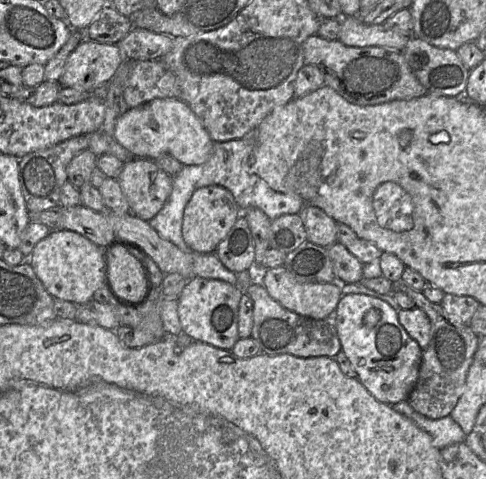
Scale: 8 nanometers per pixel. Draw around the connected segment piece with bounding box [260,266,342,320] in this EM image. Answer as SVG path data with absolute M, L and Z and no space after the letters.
M284 266L263 270L260 282L281 306L316 320L332 313L342 296L340 283L299 282Z

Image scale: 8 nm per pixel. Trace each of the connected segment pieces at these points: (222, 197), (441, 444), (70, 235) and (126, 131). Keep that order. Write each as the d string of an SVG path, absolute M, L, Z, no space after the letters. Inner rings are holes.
M218 185L200 187L195 190L186 204L182 220L182 237L190 249L197 253L211 254L226 236L243 211L232 194Z
M407 400L390 406L426 431L432 438L432 445L439 450L455 443L465 442L466 434L450 415L440 419L429 419L416 412Z
M52 230L37 242L28 258L35 274L53 297L76 305L89 301L102 285L102 259L97 245L70 230Z
M179 98L155 99L136 108L128 108L118 119L113 137L134 158L154 160L160 156L171 156L183 166L205 163L214 146L202 122Z

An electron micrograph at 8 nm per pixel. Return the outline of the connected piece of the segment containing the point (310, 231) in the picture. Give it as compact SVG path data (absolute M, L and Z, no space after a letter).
M304 205L298 213L302 219L307 241L322 247L329 247L337 240L336 221L322 209Z

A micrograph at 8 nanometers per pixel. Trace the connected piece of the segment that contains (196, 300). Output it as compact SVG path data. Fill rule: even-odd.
M191 277L177 298L182 333L223 350L231 350L239 339L238 309L243 290L227 282Z

